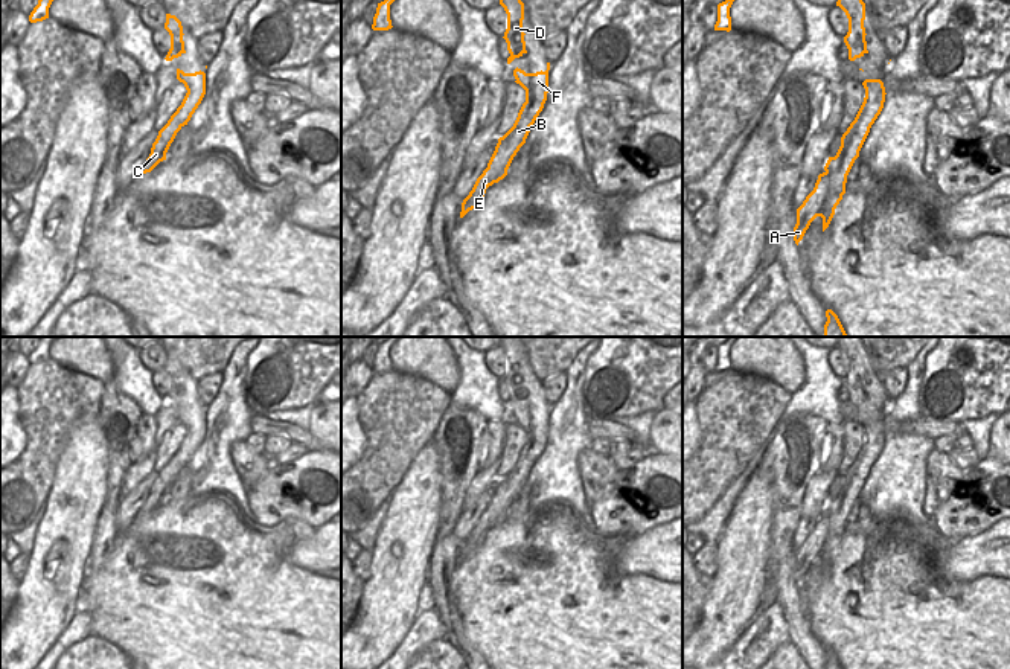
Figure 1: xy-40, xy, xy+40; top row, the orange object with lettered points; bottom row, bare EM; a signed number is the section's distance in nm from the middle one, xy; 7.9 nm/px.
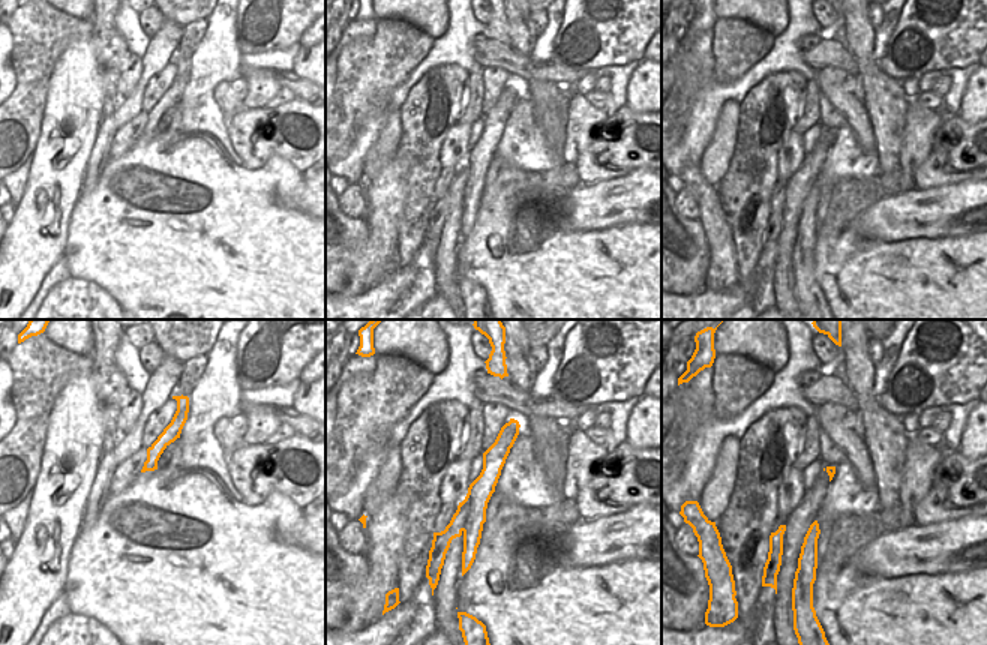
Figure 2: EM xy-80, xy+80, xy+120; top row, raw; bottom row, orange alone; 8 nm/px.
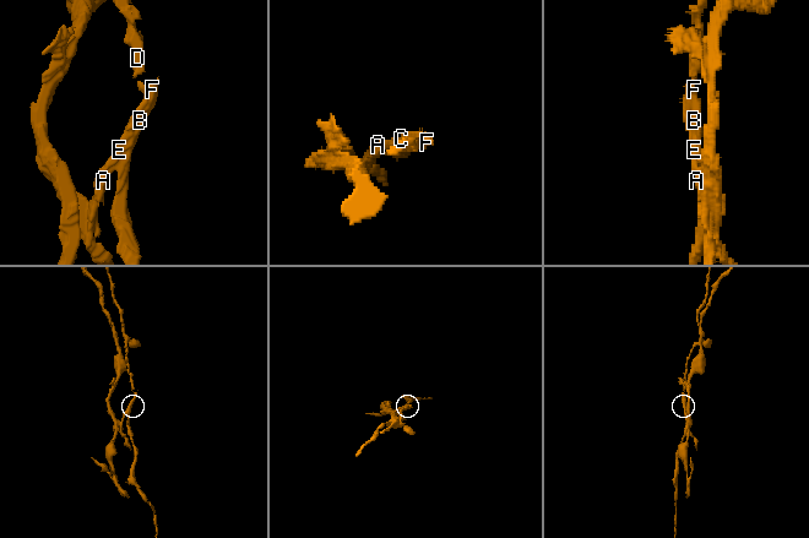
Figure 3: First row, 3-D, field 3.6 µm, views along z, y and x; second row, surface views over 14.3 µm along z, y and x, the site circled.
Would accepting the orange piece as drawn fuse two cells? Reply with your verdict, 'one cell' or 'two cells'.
two cells

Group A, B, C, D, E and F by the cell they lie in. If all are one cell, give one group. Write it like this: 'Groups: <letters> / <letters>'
Groups: A E / B C D F.

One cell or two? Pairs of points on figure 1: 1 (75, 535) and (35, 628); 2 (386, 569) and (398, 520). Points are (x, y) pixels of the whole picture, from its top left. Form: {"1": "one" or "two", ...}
{"1": "one", "2": "one"}

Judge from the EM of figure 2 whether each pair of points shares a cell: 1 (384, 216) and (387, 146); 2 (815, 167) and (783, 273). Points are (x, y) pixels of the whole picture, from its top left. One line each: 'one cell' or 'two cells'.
1: two cells
2: one cell

